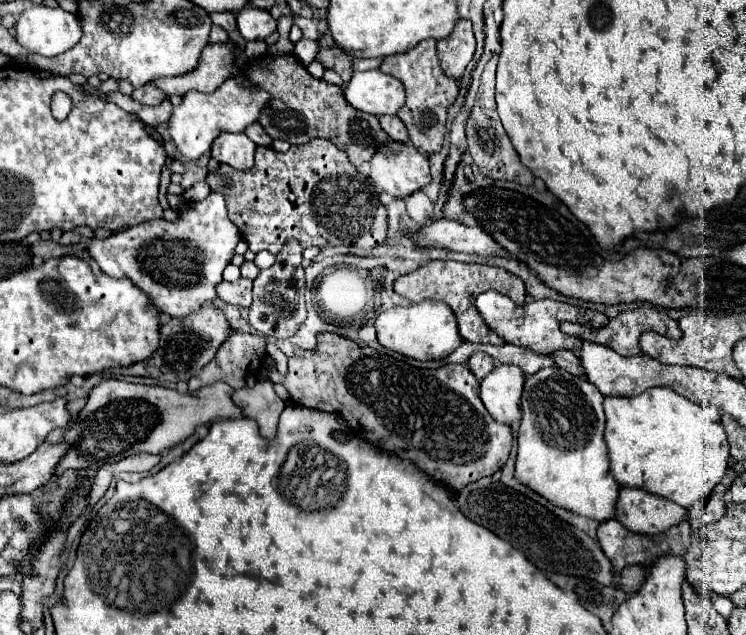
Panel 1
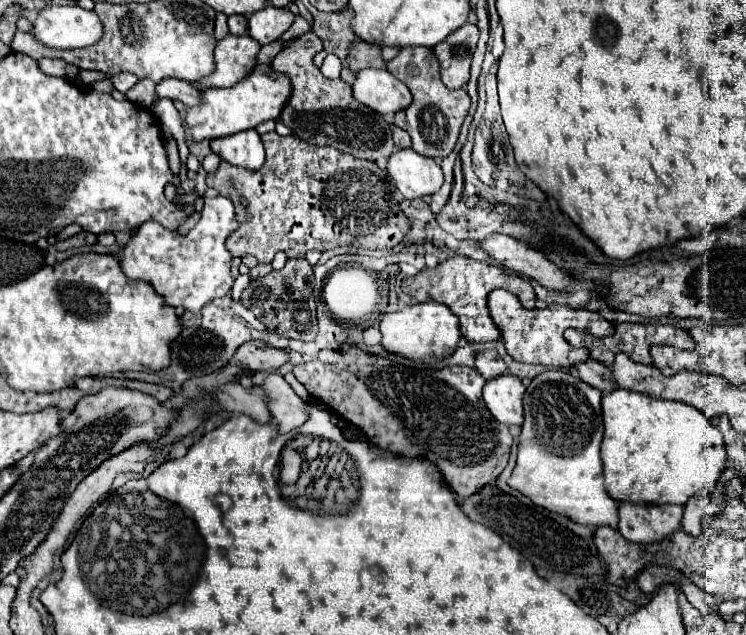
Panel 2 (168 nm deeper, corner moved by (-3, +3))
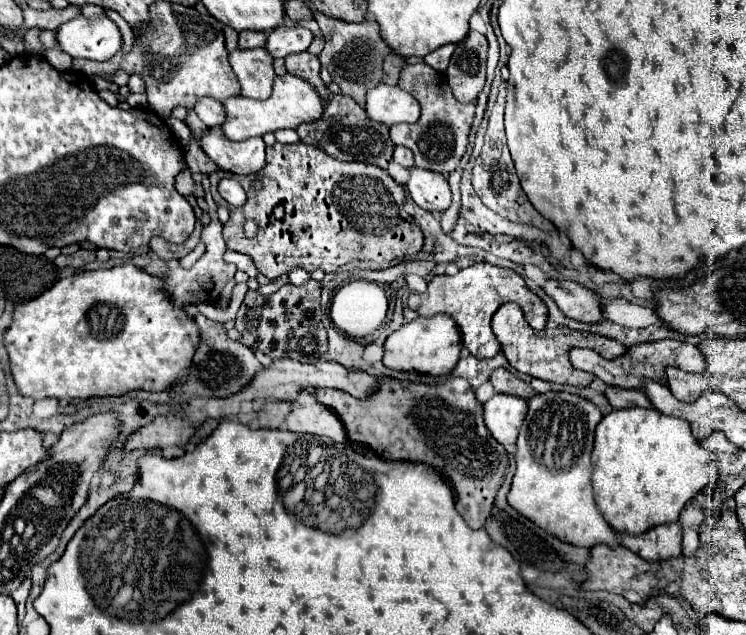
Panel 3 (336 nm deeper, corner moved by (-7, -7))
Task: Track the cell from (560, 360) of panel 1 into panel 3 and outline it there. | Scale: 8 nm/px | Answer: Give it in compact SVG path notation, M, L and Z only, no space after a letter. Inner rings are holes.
M607 386L605 388L605 398L613 408L629 408L629 406L645 406L649 408L651 402L645 398L641 390L627 390L627 388L617 388L617 386Z

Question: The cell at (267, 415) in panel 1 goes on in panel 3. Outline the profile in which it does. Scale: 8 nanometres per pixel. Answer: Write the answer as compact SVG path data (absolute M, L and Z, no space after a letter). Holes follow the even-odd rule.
M301 390L291 402L291 412L283 422L283 430L297 434L317 434L327 436L333 442L345 442L343 422L331 410L319 406L309 390Z

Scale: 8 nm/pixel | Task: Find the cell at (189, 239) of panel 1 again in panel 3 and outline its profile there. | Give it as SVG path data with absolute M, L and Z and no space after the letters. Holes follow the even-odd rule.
M211 220L203 232L201 232L201 242L207 246L205 254L193 264L191 270L183 268L179 264L179 258L171 258L171 260L165 260L165 276L161 278L163 282L163 290L171 296L173 304L177 308L187 308L191 304L197 304L197 302L203 302L201 298L207 300L207 304L215 304L221 296L221 290L225 288L225 284L233 278L235 274L235 266L233 264L227 264L223 260L225 252L227 252L227 246L225 246L225 240L223 240L223 224L219 220Z

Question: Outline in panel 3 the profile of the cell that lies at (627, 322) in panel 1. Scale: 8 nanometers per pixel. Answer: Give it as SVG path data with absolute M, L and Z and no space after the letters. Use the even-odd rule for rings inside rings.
M657 340L657 342L639 342L627 348L627 352L615 360L607 360L599 356L595 350L581 350L573 348L571 350L571 364L575 368L581 368L585 372L595 374L609 386L619 386L619 388L641 388L643 378L651 378L655 382L665 382L665 366L677 366L687 372L703 372L705 368L705 358L699 352L695 344L679 342L679 340Z

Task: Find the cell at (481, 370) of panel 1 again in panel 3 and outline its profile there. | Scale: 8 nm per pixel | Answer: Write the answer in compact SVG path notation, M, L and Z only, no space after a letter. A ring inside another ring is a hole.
M495 368L495 370L491 372L489 382L493 384L493 388L495 388L497 392L515 394L515 396L521 396L521 398L525 398L525 400L535 394L523 380L519 380L517 376L513 376L513 374L511 374L509 370L505 370L505 368Z

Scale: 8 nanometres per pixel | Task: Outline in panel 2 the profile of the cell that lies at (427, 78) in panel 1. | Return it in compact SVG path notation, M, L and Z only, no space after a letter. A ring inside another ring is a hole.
M405 46L401 52L387 62L387 70L399 78L413 94L411 106L397 112L393 118L393 124L403 128L413 142L413 150L421 156L429 158L445 158L451 154L451 150L457 144L457 136L461 130L461 124L469 112L469 94L461 90L449 90L441 78L437 68L437 58L431 48L425 46Z

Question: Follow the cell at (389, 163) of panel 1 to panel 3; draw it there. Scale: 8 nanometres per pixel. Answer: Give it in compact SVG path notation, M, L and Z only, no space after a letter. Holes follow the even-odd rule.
M413 166L409 172L411 172L411 176L409 176L405 188L409 190L409 194L417 206L421 206L423 210L429 210L429 212L435 212L435 210L443 212L449 208L451 190L449 190L447 180L441 174L423 170L417 166Z

